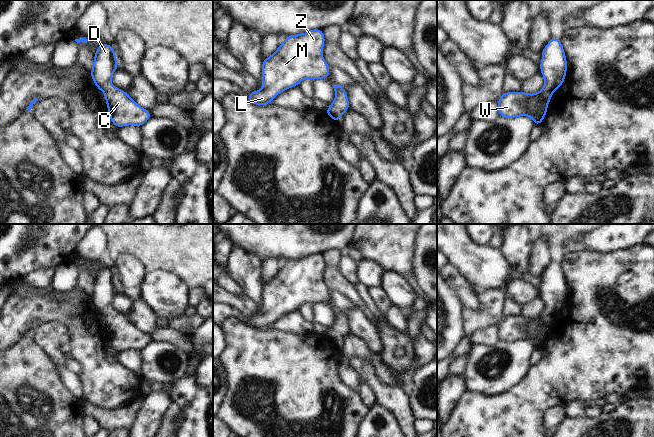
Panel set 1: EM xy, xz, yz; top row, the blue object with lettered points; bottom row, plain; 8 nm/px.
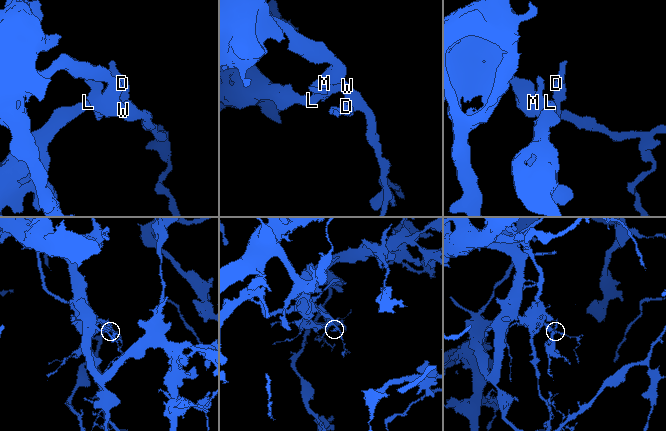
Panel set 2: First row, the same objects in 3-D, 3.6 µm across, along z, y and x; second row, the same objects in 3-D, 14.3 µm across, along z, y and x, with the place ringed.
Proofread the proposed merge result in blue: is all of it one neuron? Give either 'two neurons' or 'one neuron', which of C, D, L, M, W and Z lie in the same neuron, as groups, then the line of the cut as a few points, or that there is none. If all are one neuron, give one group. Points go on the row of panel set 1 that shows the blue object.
one neuron; C D L M W Z; no cut

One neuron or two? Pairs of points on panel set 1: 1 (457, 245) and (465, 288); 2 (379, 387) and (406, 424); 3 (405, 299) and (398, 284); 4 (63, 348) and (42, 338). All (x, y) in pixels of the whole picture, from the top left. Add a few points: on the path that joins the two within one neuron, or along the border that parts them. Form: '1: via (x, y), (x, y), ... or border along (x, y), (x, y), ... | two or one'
1: border along (449, 262), (478, 289) | two
2: via (388, 396), (401, 409), (403, 415) | one
3: via (403, 295), (398, 288) | one
4: via (58, 344), (52, 338), (47, 338) | one

